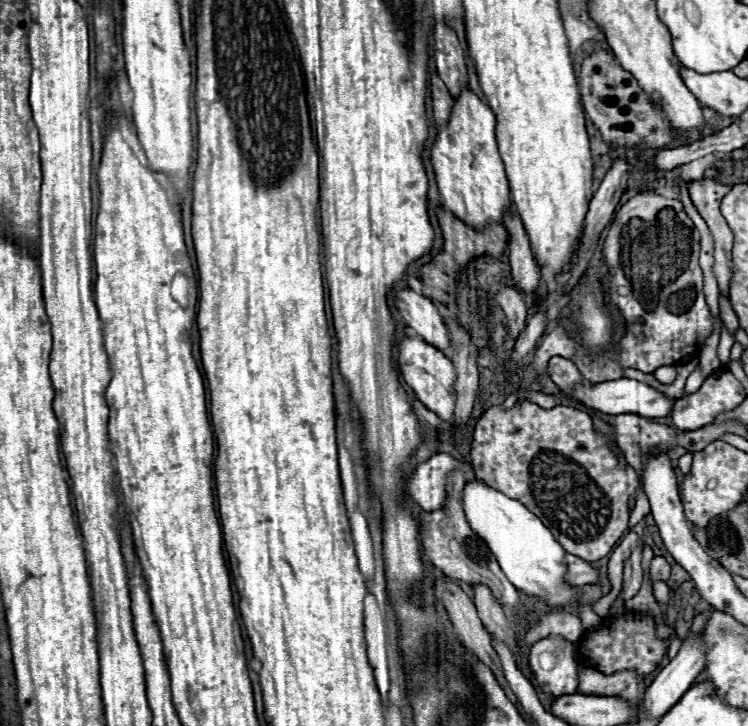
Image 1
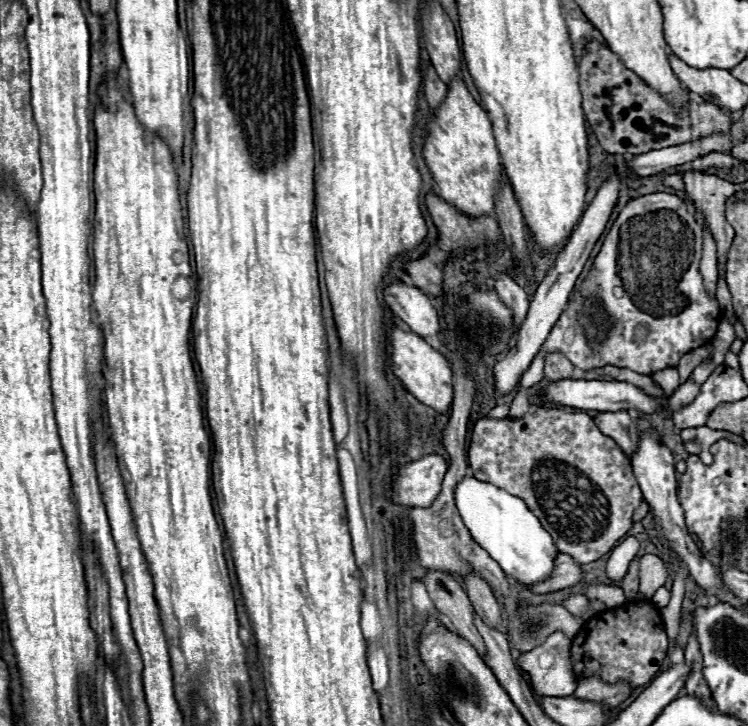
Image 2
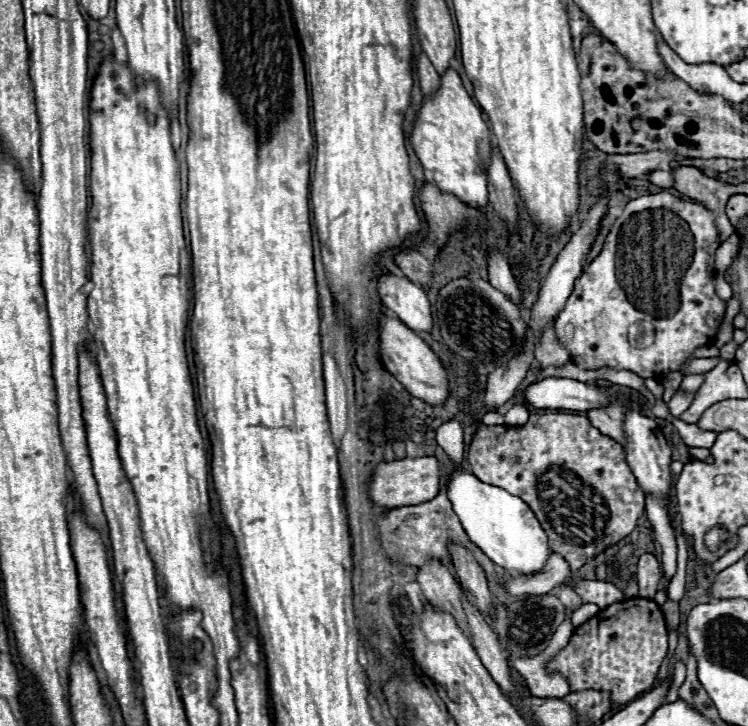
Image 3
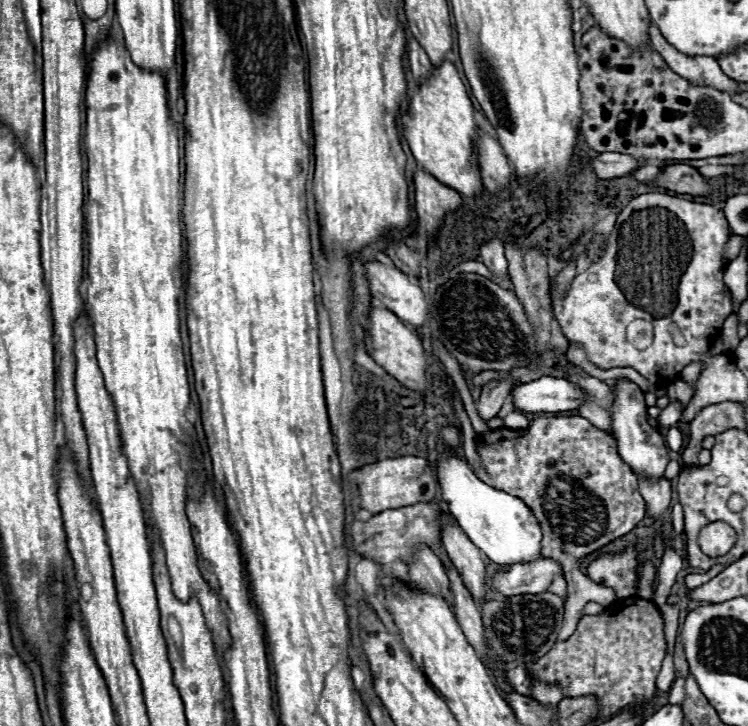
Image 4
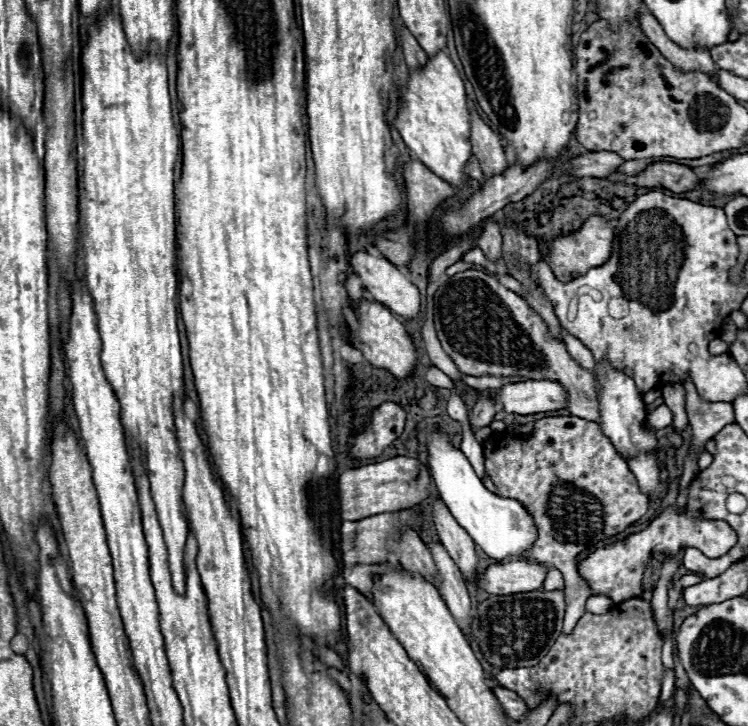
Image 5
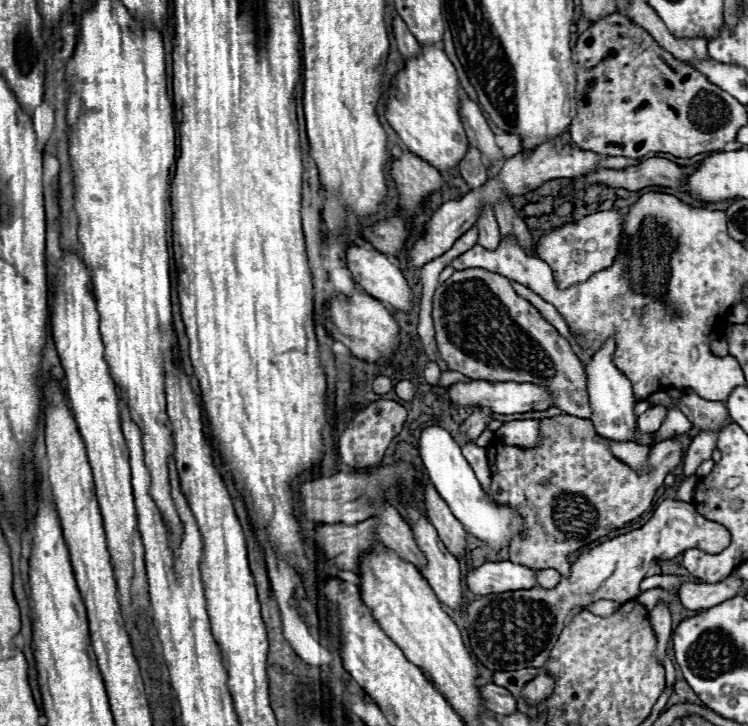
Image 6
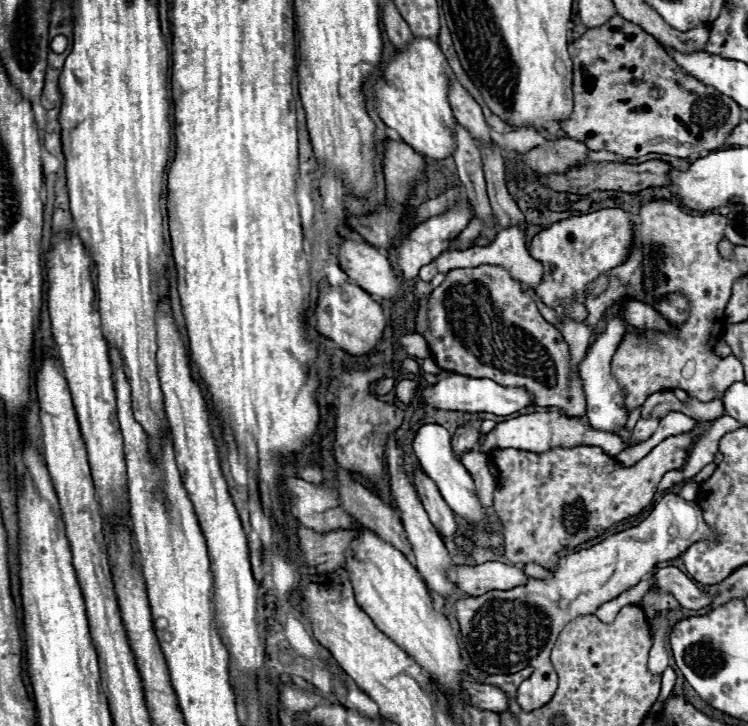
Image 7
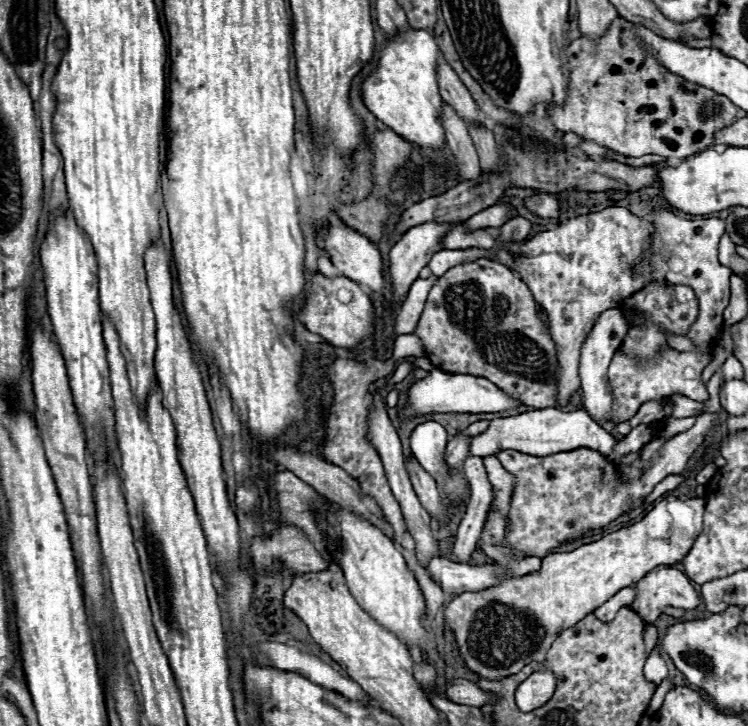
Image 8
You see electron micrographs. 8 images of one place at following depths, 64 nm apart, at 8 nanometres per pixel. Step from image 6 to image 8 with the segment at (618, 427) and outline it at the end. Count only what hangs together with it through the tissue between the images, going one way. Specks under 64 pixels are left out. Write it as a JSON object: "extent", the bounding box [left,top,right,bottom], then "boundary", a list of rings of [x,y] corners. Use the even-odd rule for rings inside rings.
{"extent":[580,308,628,422],"boundary":[[[610,308],[610,310],[604,310],[592,330],[588,332],[584,344],[582,344],[582,350],[580,350],[580,380],[582,380],[582,402],[584,402],[584,410],[596,420],[596,422],[608,422],[608,414],[610,414],[610,408],[612,408],[612,392],[610,392],[610,386],[608,386],[608,380],[606,380],[606,370],[610,366],[610,360],[614,356],[614,352],[618,350],[618,346],[622,344],[624,336],[628,332],[628,322],[622,314],[622,310],[618,308]]]}

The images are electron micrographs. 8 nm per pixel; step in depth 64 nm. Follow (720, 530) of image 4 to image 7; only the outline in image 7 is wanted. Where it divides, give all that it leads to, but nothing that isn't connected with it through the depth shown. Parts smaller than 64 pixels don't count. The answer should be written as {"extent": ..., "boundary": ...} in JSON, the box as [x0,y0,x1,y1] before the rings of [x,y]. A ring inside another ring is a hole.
{"extent":[450,494,714,710],"boundary":[[[668,494],[638,526],[608,536],[580,552],[560,556],[558,566],[548,568],[552,572],[550,580],[528,578],[526,584],[510,590],[490,590],[482,596],[456,600],[450,610],[458,620],[466,652],[474,666],[490,676],[512,674],[526,666],[534,666],[536,670],[532,676],[518,688],[516,702],[522,710],[536,710],[552,698],[558,686],[558,678],[550,664],[550,650],[560,630],[580,614],[594,614],[600,604],[610,602],[620,596],[620,592],[636,586],[650,568],[678,558],[694,542],[706,540],[712,534],[714,532],[704,522],[696,500],[688,502],[676,494]]]}

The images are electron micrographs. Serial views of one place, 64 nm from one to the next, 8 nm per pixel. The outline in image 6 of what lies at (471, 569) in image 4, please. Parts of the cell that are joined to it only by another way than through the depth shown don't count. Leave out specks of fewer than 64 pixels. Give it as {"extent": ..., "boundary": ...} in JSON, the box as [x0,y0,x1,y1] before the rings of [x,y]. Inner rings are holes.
{"extent":[422,484,466,556],"boundary":[[[424,484],[422,492],[424,492],[426,516],[438,530],[440,540],[454,556],[466,556],[466,530],[460,526],[460,522],[456,522],[454,514],[448,510],[448,504],[440,498],[440,494],[432,484]]]}

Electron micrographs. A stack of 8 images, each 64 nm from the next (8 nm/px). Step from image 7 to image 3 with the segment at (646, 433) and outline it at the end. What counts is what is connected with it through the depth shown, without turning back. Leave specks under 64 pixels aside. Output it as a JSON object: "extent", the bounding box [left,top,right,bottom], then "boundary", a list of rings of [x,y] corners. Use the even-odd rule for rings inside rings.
{"extent":[668,392,694,420],"boundary":[[[676,392],[674,396],[672,396],[672,400],[668,402],[668,410],[670,410],[670,416],[674,418],[674,420],[678,420],[680,418],[680,414],[690,406],[690,402],[692,402],[692,398],[694,398],[694,394],[684,394],[684,392]]]}

